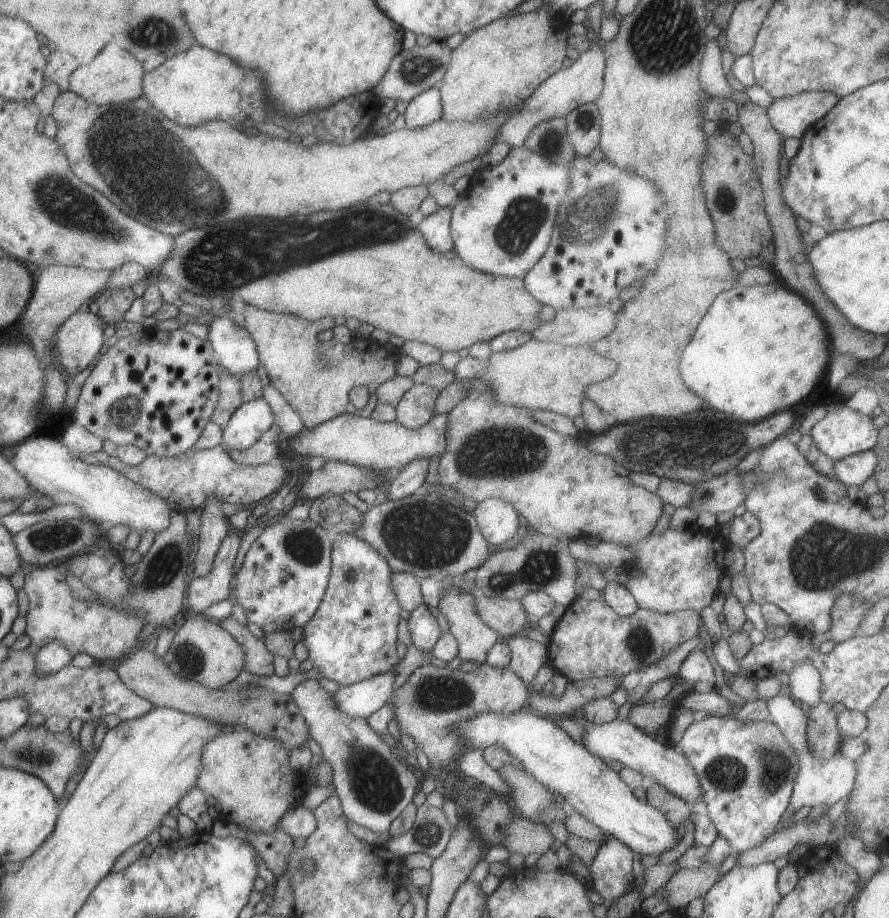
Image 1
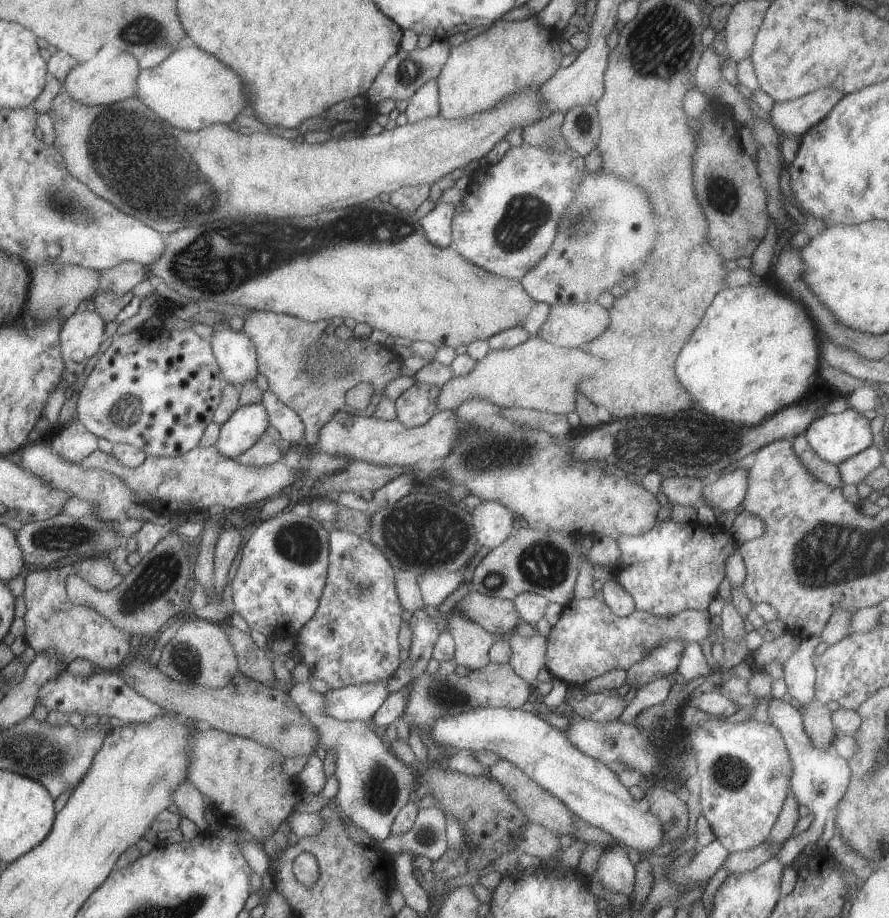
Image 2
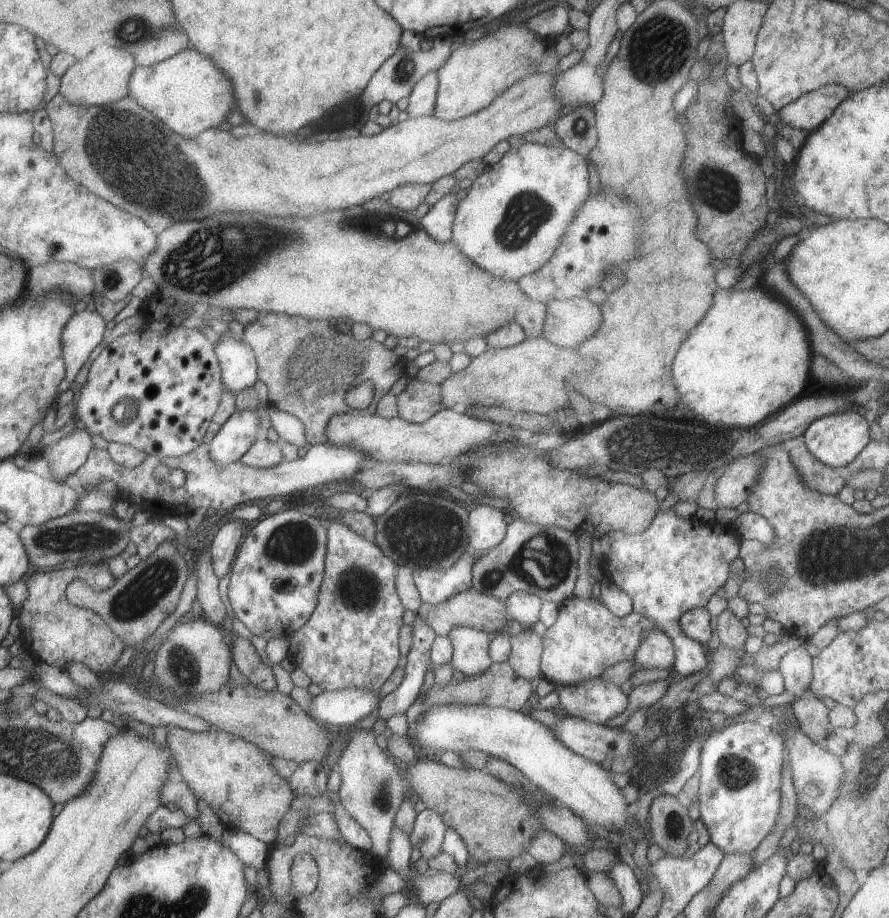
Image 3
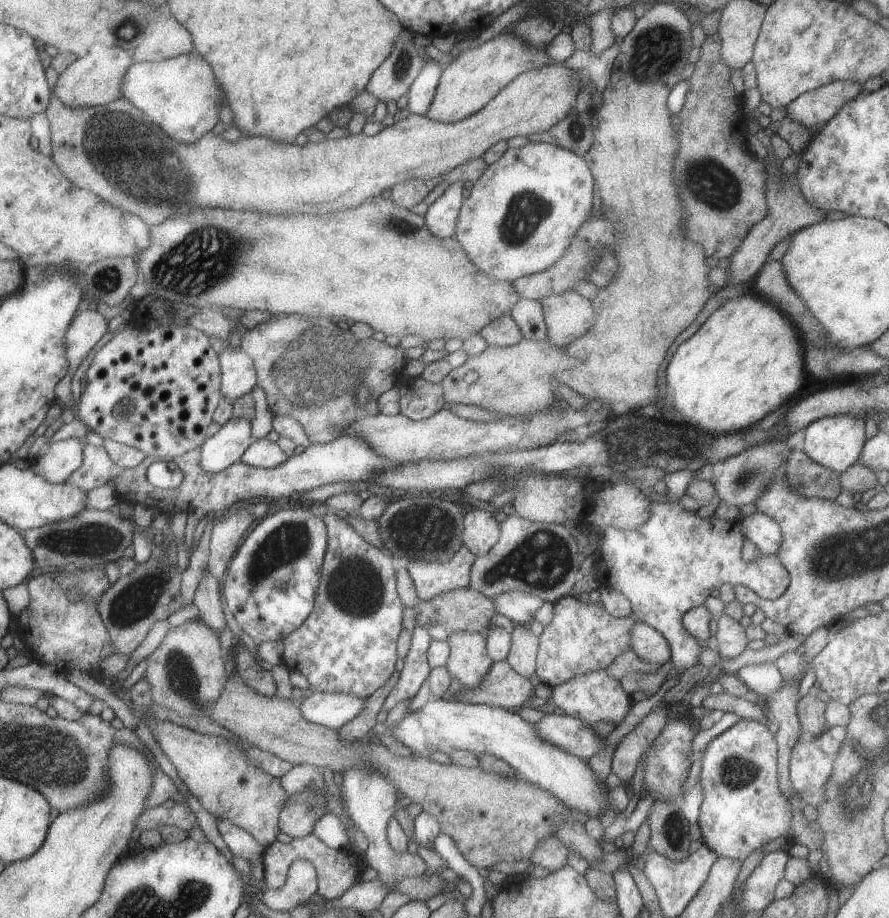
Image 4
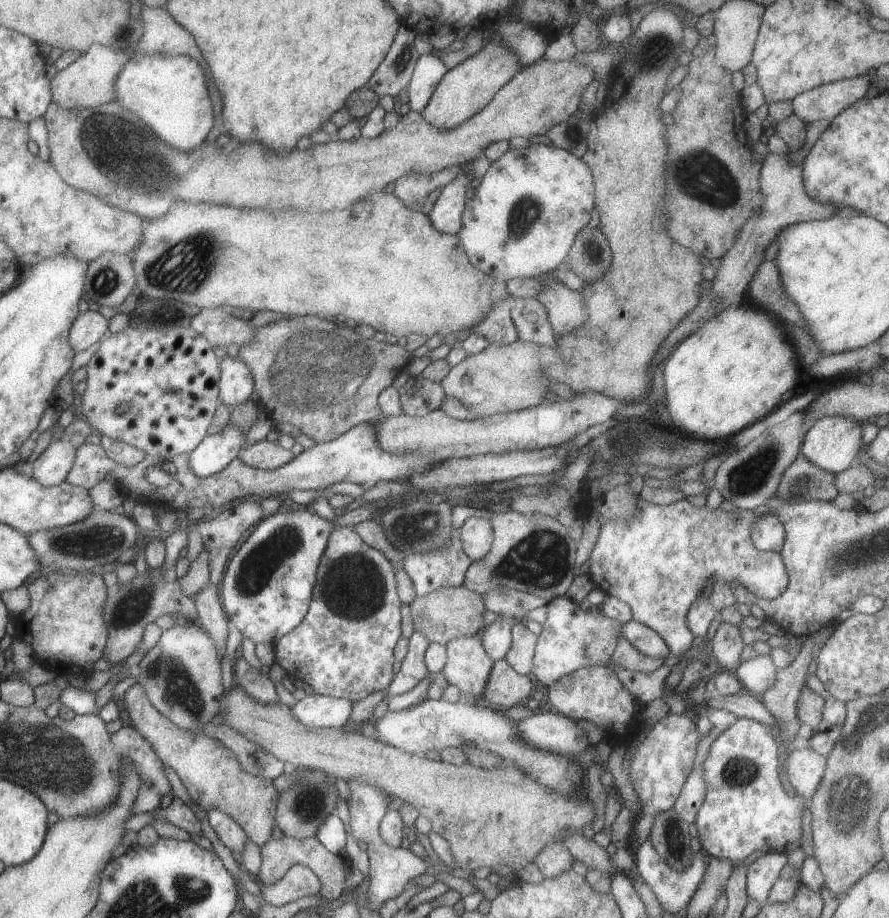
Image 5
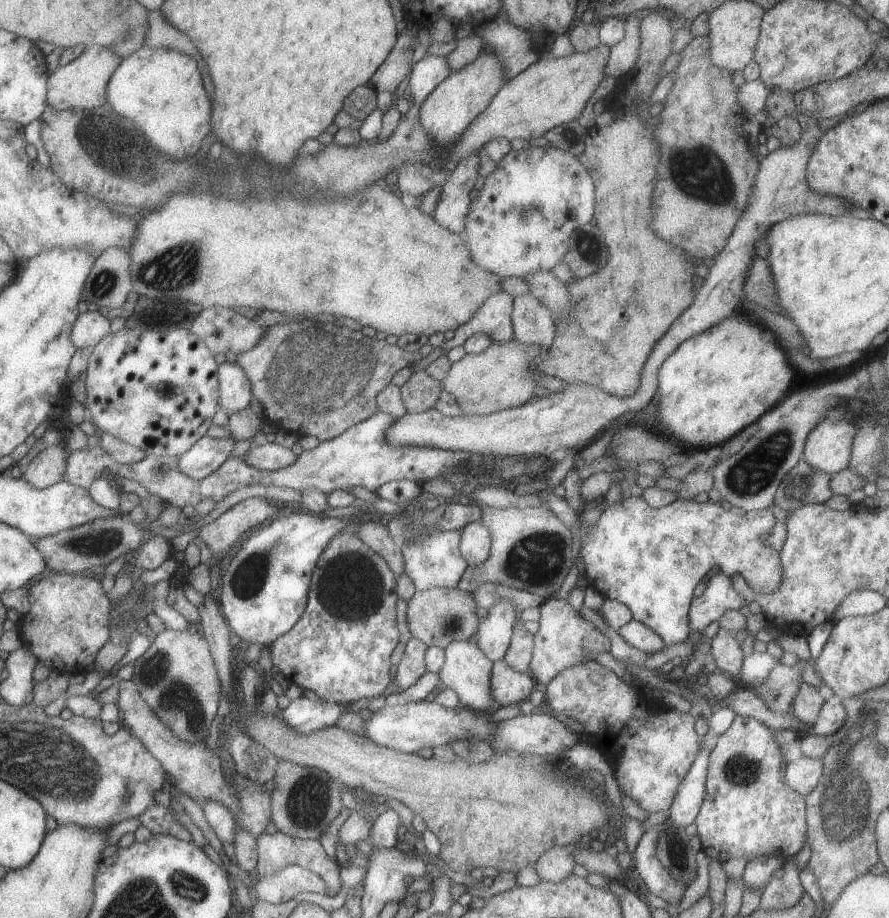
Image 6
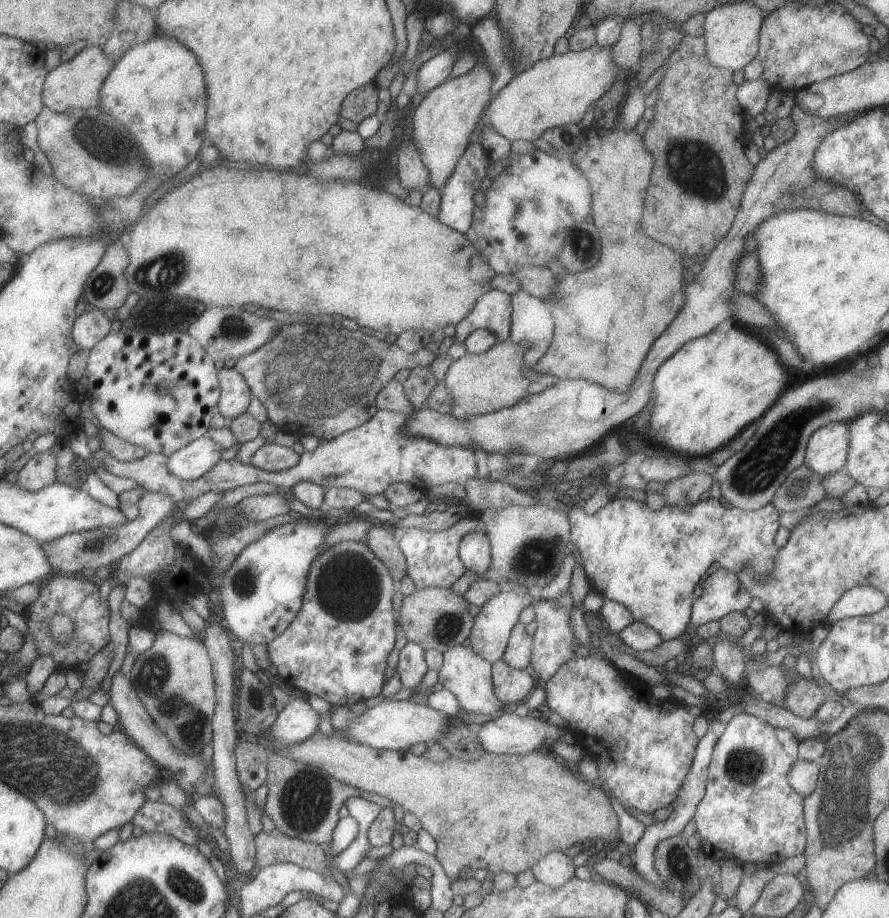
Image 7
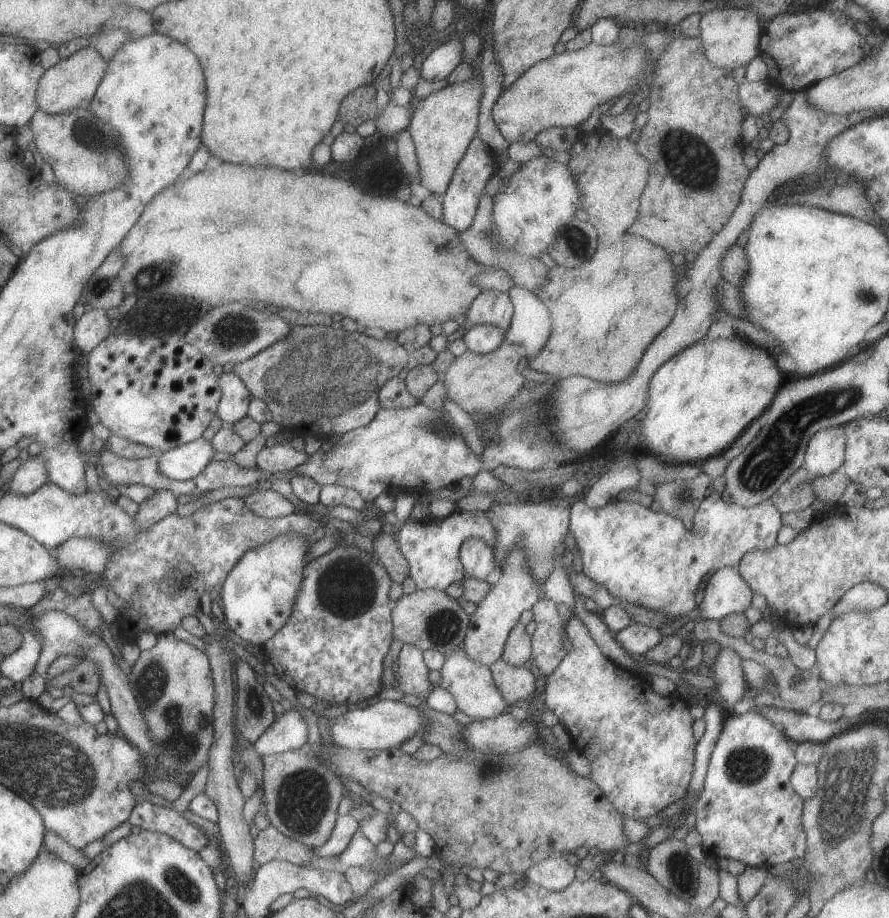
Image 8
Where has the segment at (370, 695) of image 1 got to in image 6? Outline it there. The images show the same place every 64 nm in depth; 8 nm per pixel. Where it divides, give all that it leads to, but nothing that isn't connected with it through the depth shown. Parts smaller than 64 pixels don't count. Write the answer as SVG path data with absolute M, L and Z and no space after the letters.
M305 695L292 701L282 710L283 719L298 732L309 733L336 725L342 714L348 712L348 705L326 699L311 700Z

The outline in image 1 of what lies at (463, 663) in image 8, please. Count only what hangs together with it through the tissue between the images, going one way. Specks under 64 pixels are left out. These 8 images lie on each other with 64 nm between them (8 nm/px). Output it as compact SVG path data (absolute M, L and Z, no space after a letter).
M460 584L446 587L442 591L439 606L436 611L441 611L446 616L449 624L449 632L457 640L459 644L459 656L462 660L476 661L480 664L487 659L488 651L501 640L499 634L493 631L478 614L477 600L475 592L466 592L460 589Z

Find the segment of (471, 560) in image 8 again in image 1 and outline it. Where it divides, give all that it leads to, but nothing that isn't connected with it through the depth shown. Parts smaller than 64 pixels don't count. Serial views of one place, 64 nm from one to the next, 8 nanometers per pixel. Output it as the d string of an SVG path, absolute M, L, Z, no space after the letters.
M489 498L477 503L472 512L481 533L492 546L514 538L520 526L519 512L514 505L503 498Z

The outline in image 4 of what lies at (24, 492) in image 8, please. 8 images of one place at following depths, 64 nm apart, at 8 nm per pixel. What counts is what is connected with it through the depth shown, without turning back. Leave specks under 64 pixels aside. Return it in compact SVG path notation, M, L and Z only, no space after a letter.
M71 437L50 443L41 457L29 464L48 482L65 483L83 463L83 452L87 445L85 438Z

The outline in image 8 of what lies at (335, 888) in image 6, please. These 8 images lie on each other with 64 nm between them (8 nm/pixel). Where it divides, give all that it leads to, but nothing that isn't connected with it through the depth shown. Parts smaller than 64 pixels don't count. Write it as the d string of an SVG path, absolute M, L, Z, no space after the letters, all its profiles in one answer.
M273 825L267 826L253 840L253 858L260 866L272 860L285 860L301 866L316 857L314 850L287 838Z

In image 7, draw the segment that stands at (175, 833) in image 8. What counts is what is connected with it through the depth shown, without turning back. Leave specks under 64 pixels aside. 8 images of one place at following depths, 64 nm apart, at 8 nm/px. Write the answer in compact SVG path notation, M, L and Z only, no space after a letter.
M162 801L144 802L131 823L148 833L170 834L188 846L198 846L198 838L201 836L198 828L180 810Z

